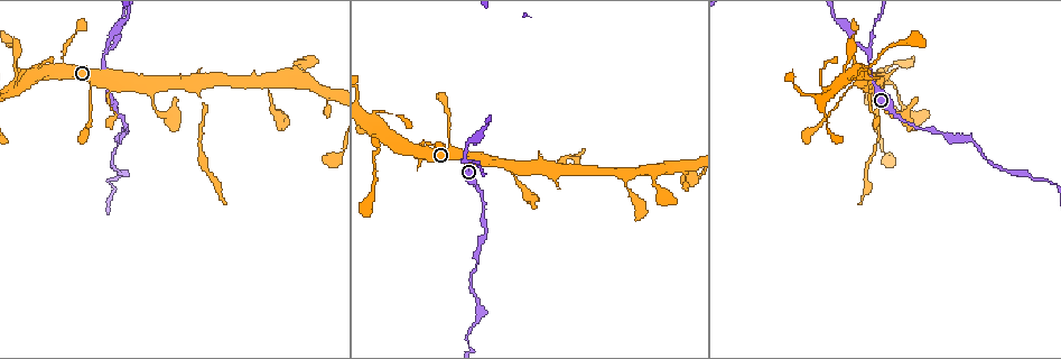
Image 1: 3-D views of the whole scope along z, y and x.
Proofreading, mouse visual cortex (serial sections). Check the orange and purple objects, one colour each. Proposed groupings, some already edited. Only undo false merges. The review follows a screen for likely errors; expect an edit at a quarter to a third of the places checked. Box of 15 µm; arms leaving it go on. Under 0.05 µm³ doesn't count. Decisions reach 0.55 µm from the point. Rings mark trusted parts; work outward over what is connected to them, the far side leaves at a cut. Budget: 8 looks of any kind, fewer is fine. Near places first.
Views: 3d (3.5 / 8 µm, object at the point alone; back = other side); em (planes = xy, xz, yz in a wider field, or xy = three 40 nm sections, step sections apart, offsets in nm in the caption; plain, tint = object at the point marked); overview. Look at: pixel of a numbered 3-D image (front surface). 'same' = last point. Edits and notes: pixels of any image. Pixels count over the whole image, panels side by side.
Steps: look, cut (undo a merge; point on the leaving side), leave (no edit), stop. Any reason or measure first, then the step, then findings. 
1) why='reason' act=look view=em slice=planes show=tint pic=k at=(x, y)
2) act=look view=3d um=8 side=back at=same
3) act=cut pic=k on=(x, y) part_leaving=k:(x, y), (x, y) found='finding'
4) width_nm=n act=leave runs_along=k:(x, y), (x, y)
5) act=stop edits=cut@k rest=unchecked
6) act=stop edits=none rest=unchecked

why='sudden change in width' act=look view=3d um=3.5 side=back pic=1 at=(869, 53)

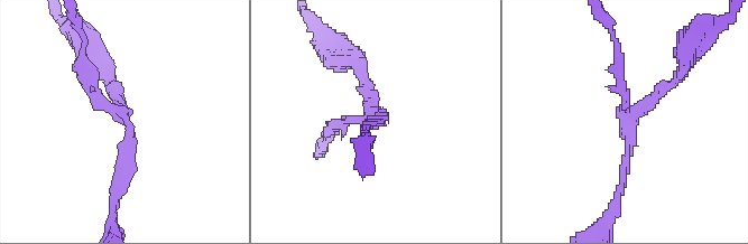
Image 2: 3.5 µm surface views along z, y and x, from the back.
arms=3 arm_widths_nm=150,150,150 act=look view=em slice=planes show=tint pic=2 at=(372, 114)

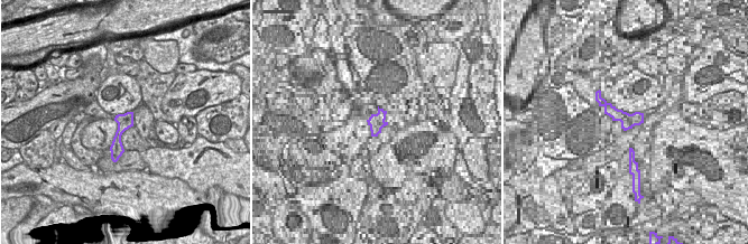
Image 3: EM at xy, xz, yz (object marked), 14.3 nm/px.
act=cut pic=2 on=(88, 80) found='two cells meet here'

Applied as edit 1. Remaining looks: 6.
why='see it whole again' act=look view=overview

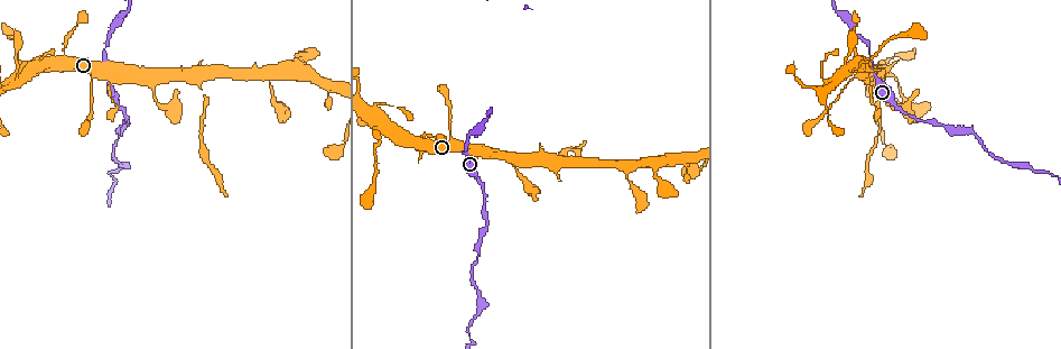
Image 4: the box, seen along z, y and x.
why='two arms at a narrow angle' act=look view=3d um=8 pic=4 at=(847, 76)

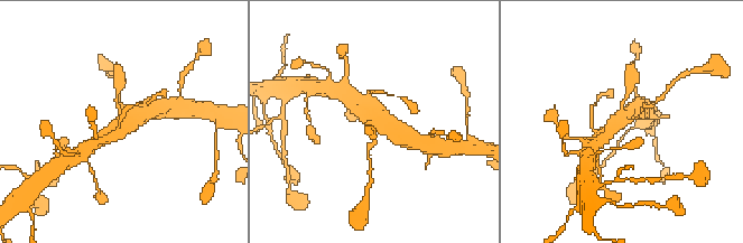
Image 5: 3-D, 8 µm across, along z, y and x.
why='need the tissue' act=look view=em slice=planes show=tint pic=5 at=(375, 123)

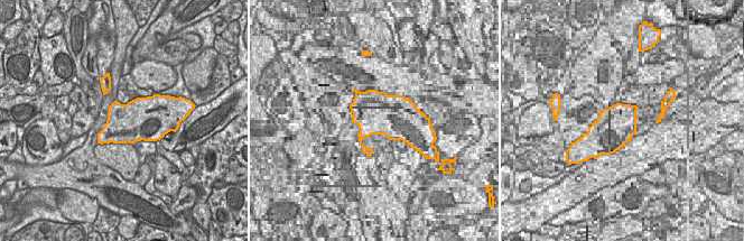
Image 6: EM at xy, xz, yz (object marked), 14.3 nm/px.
act=leave found='one cell here'

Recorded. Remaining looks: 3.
why='three-way junction' act=look view=3d um=3.5 pic=4 at=(200, 81)

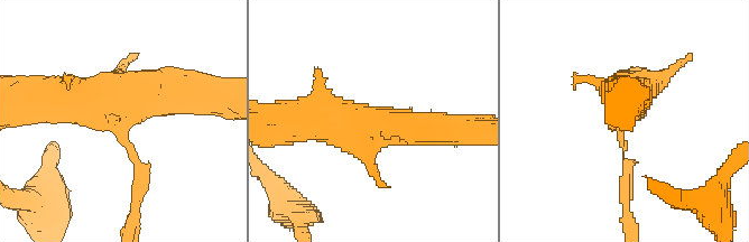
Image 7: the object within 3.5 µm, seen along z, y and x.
why='need the tissue' act=look view=em slice=xy step=2 show=plain pic=7 at=(119, 117)

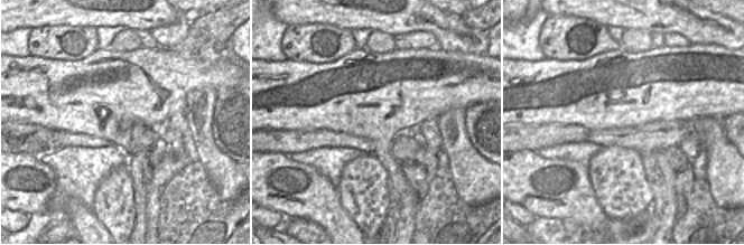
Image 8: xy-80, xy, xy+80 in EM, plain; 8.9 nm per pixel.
act=look view=em slice=xy step=2 show=tint at=same

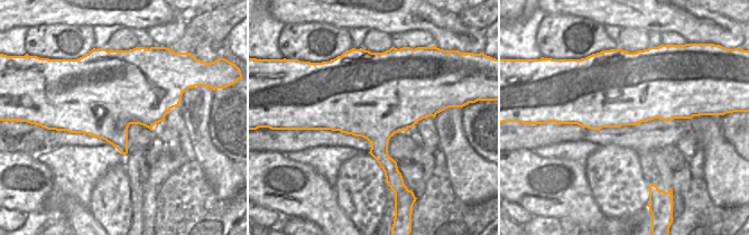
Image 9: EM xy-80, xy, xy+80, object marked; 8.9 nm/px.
width_nm=750 act=cut pic=7 on=(623, 196) part_leaving=7:(626, 160), (626, 212), (631, 229) found='two cells meet here'

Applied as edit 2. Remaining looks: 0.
act=stop edits=cut@2,cut@7 rest=unchecked

